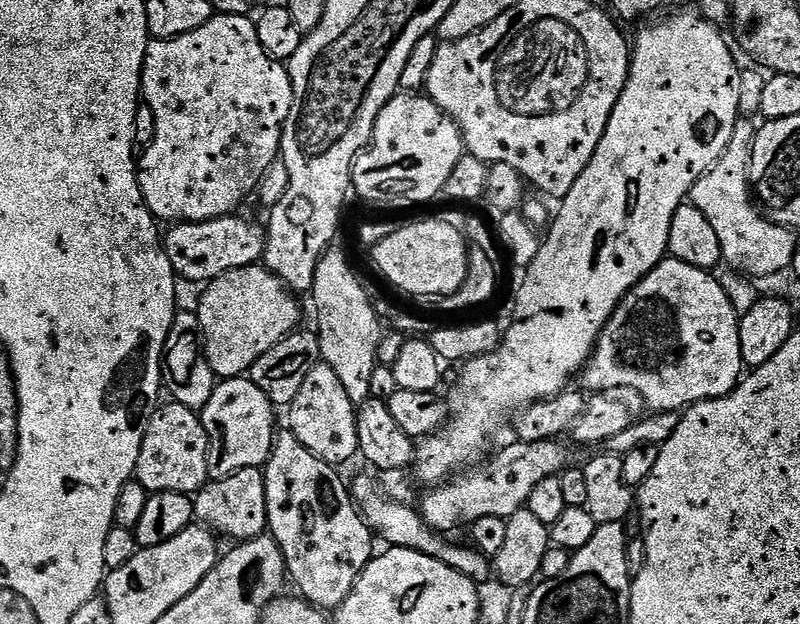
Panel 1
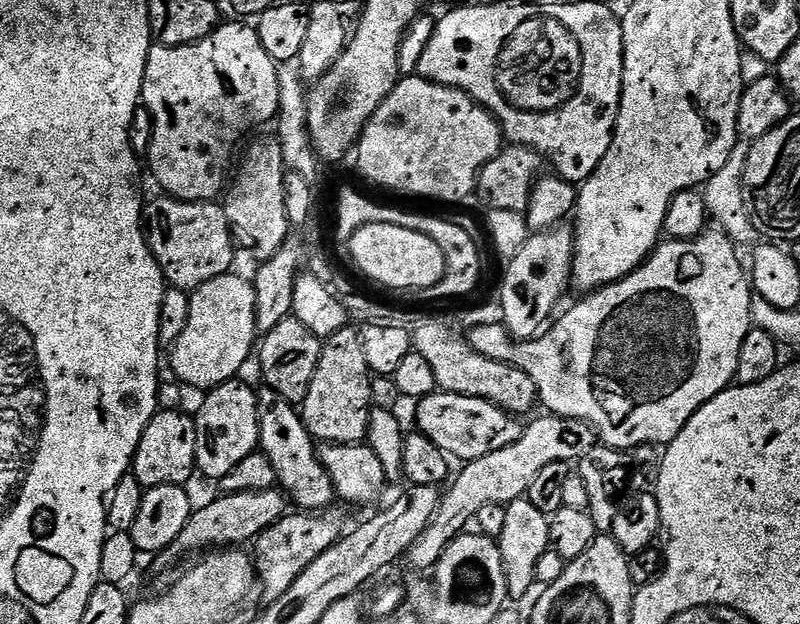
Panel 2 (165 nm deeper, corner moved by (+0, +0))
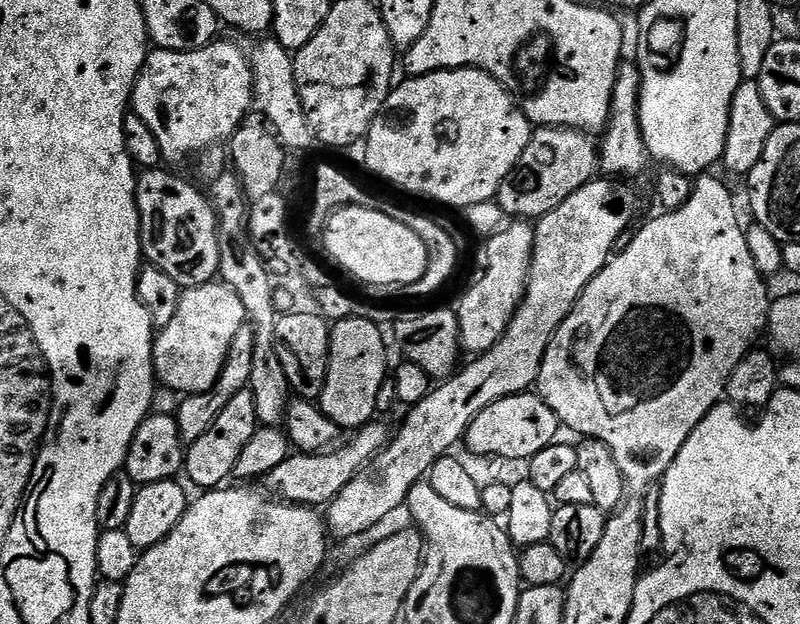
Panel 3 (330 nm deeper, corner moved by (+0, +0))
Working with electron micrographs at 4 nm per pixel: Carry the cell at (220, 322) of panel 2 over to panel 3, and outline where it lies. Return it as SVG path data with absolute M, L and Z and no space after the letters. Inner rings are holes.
M222 282L183 289L170 326L159 329L154 336L152 361L156 367L157 381L184 396L209 392L222 374L234 334L238 334L245 324L242 298L238 298L238 294Z

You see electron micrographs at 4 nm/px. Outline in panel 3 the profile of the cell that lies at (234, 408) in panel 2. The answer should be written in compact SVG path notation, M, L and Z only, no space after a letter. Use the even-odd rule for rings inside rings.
M247 390L234 394L234 398L230 398L230 403L224 407L222 414L214 418L210 430L206 430L206 434L202 434L202 438L198 438L198 442L194 442L187 449L183 466L186 476L188 472L189 478L200 487L200 490L219 489L231 477L234 462L238 462L246 442L254 438L257 427L254 394Z

